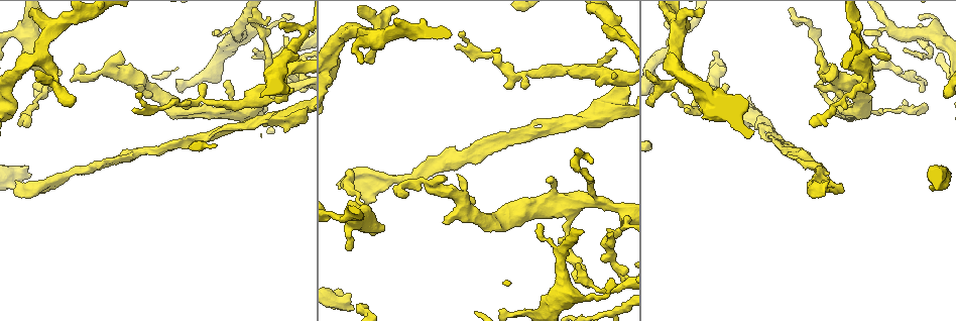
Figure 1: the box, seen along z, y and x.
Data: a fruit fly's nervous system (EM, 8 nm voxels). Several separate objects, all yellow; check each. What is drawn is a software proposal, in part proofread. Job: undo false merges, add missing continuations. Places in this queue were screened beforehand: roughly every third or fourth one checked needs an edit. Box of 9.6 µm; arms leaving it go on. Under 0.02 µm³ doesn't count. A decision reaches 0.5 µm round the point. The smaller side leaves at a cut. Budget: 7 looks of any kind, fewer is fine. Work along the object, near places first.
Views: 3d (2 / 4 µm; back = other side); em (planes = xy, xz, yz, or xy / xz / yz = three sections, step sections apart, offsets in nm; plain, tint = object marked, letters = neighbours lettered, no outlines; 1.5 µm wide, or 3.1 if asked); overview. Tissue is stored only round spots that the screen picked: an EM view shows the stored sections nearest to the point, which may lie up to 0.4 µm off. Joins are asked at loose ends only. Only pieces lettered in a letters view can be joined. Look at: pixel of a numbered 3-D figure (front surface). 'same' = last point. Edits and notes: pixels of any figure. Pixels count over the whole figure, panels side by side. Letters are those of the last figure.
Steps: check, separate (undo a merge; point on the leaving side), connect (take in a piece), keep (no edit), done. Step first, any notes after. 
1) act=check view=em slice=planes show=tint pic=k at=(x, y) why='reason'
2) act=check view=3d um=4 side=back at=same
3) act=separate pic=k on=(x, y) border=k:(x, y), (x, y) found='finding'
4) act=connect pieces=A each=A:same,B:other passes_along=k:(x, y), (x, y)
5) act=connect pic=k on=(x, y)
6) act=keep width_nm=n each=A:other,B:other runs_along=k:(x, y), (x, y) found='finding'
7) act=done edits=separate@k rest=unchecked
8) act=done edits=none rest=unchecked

act=check view=3d um=2 side=back pic=1 at=(455, 47) why='branch stops here'

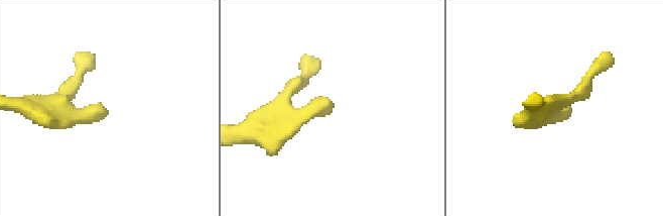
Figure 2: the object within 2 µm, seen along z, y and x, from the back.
act=check view=em slice=yz step=8 show=letters pic=2 at=(563, 117) why='now the EM'

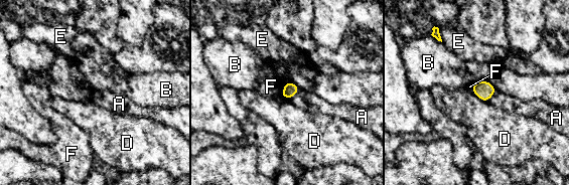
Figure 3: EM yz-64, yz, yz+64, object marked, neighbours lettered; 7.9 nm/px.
act=check view=em slice=planes show=letters at=same

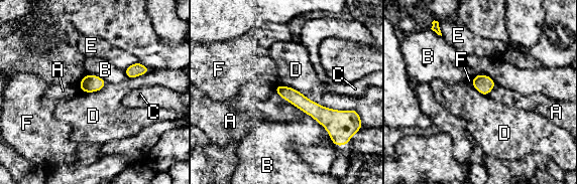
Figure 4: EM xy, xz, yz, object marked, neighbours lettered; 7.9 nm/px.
act=keep longest_contact=D:600nm each=A:other,B:other,C:other,D:other,E:other,F:other found='none of them fits'

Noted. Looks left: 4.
act=check view=3d um=4 pic=1 at=(292, 90) why='thin end'

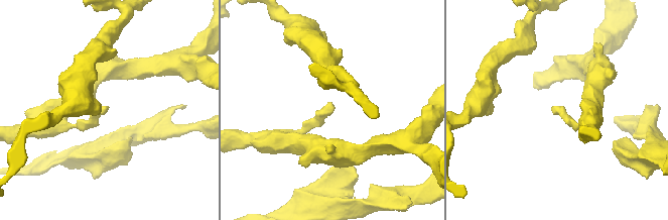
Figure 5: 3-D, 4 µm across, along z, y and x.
act=check view=em slice=planes show=tint pic=5 at=(108, 109) why='now the EM'

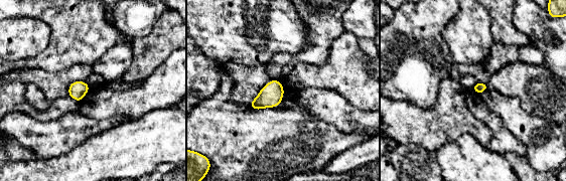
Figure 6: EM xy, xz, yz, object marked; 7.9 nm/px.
act=check view=em slice=planes show=letters at=same

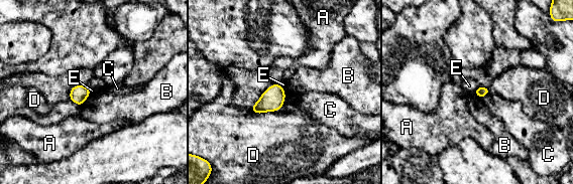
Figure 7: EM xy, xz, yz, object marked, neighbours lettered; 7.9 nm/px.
act=keep width_nm=90 each=A:other,B:other,C:other,D:other,E:other border=7:(92, 93), (80, 106) found='none of them fits'

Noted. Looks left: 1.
act=check view=em slice=xz step=8 show=letters pic=1 at=(608, 234) why='an open end'

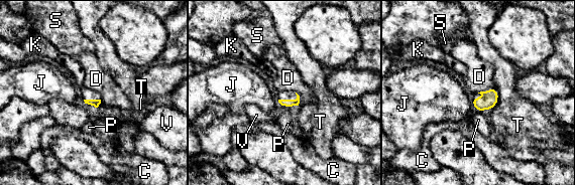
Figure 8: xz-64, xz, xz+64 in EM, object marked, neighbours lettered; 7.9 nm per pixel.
act=connect pieces=K each=C:other,D:other,J:other,K:same,P:other,S:other,T:other,V:other passes_along=8:(289, 104), (289, 100), (283, 95) found='the neuron continues'

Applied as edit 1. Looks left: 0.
act=done edits=connect@8 rest=unchecked

